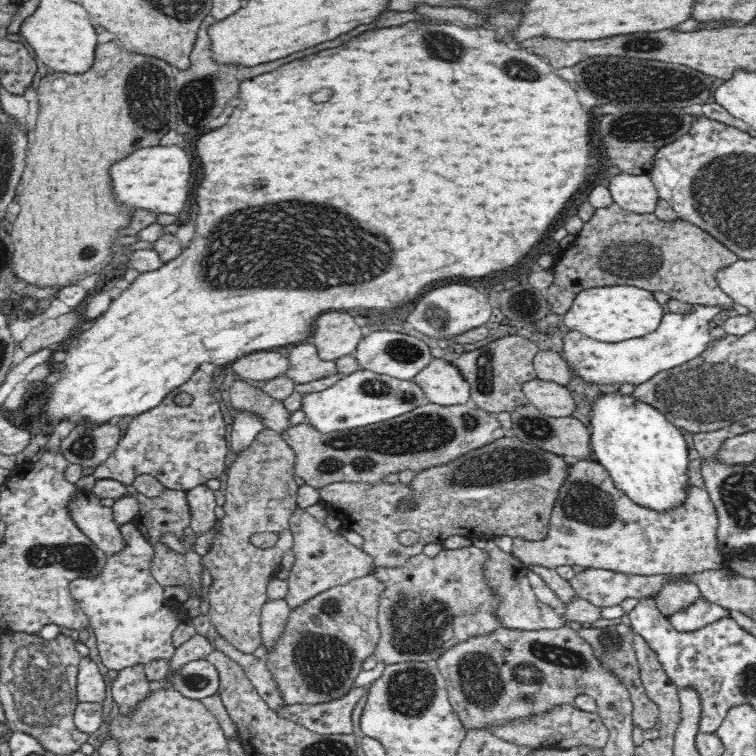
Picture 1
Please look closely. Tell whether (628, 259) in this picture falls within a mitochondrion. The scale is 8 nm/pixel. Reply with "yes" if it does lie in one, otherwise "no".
yes

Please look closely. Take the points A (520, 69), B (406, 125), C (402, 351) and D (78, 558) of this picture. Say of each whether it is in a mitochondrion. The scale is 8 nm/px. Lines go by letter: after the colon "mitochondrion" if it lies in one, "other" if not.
A: mitochondrion
B: other
C: mitochondrion
D: mitochondrion

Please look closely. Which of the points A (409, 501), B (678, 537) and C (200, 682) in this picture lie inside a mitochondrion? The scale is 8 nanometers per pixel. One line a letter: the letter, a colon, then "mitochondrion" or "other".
A: mitochondrion
B: other
C: mitochondrion

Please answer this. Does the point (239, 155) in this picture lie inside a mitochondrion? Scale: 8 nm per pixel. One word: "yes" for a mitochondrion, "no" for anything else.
no

